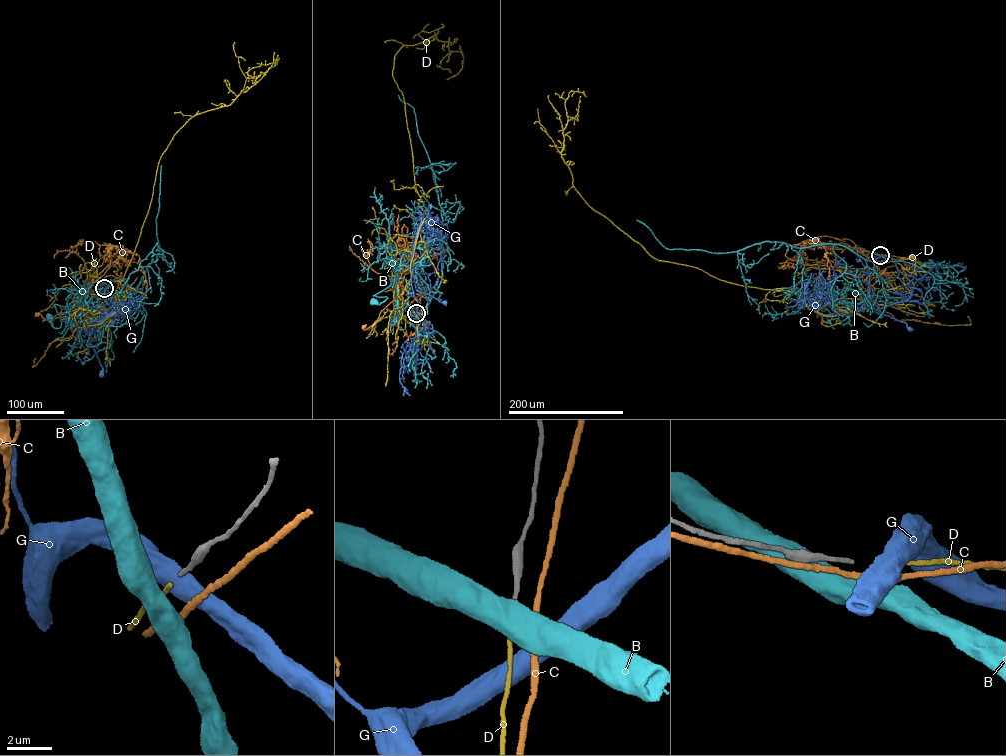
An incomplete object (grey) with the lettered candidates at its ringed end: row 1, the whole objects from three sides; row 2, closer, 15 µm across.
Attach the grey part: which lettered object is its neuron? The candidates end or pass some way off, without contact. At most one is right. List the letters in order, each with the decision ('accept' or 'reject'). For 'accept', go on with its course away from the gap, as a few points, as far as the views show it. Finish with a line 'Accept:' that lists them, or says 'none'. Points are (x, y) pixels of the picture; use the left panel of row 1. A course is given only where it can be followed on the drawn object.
B: reject
C: reject
D: accept; course (104, 289), (97, 301), (99, 316), (103, 319), (102, 304)
G: reject
Accept: D

